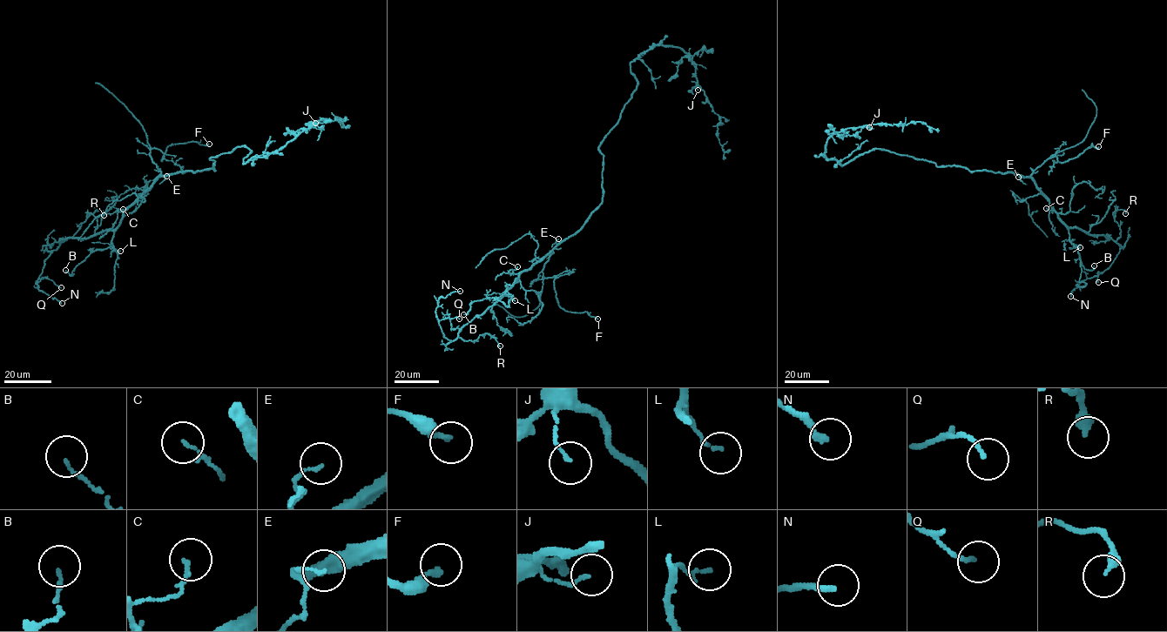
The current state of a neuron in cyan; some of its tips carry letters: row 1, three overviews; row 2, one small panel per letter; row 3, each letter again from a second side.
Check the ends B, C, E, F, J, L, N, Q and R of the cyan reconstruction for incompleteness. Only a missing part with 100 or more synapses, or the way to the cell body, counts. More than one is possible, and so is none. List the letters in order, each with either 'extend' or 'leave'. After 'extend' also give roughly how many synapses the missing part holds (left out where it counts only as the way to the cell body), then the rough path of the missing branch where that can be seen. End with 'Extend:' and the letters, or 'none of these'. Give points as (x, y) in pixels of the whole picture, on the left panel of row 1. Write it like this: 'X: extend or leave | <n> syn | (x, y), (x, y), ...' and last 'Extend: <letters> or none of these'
B: leave
C: leave
E: leave
F: leave
J: leave
L: leave
N: leave
Q: leave
R: leave
Extend: none of these

